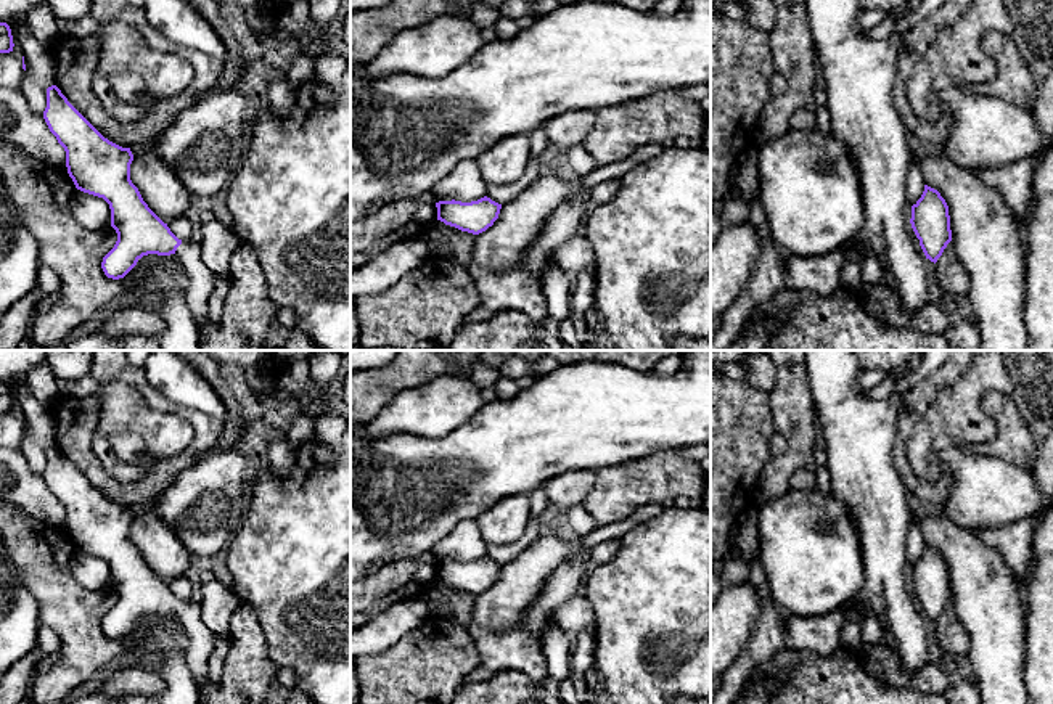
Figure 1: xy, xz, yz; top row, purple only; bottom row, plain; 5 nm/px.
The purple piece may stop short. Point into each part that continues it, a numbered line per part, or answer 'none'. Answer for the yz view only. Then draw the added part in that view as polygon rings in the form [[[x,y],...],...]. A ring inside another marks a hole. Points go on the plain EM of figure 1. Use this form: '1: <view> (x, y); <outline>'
none

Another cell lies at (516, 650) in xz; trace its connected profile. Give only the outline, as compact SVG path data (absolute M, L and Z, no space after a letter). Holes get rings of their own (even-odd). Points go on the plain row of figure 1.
M468 591L423 593L431 616L445 619L452 628L466 632L481 656L482 669L498 672L522 672L534 681L543 683L548 678L542 643L529 632L513 628L490 632L474 622L476 595Z

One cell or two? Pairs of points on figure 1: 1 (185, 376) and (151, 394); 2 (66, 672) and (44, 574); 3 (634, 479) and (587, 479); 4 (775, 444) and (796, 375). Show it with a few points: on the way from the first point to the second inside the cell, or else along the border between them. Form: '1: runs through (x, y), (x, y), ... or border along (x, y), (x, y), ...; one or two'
1: border along (142, 370), (145, 378), (159, 392), (192, 409); two
2: runs through (71, 648), (71, 611), (61, 598); one
3: border along (597, 471), (592, 489), (579, 503); two
4: border along (775, 431), (783, 437), (786, 449), (772, 457); two

